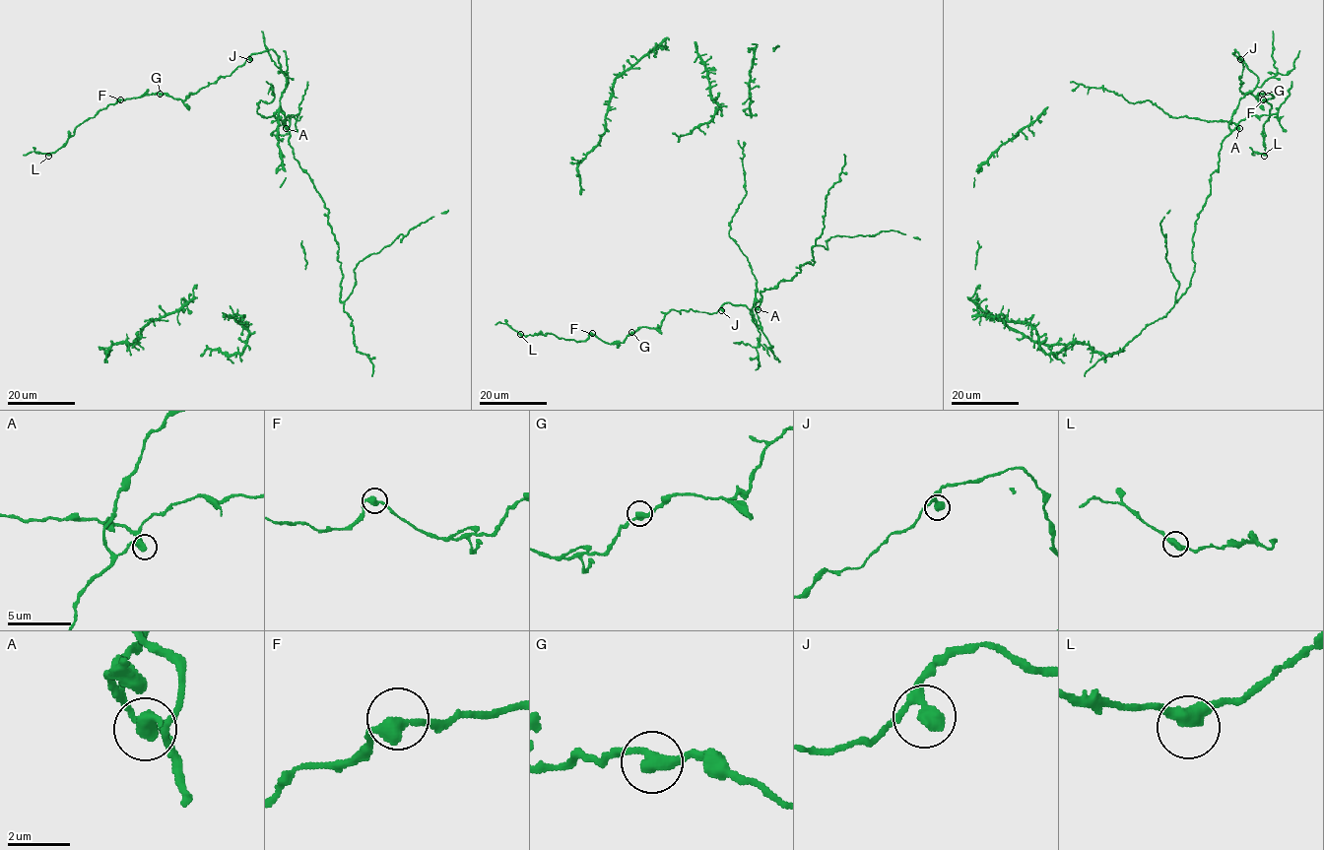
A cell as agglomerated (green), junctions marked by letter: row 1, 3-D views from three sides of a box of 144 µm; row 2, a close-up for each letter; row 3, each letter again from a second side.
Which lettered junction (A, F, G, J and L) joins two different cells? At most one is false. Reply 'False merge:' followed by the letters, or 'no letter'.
False merge: A

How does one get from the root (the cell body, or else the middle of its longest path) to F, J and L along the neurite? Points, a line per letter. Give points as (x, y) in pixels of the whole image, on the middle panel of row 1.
F: (744, 179), (729, 236), (756, 280), (758, 328), (725, 302), (671, 310), (622, 343), (592, 333)
J: (744, 179), (746, 195), (729, 236), (756, 280), (758, 328), (744, 305), (725, 302), (721, 310)
L: (744, 179), (729, 236), (756, 280), (758, 328), (725, 302), (671, 310), (622, 343), (520, 334)

